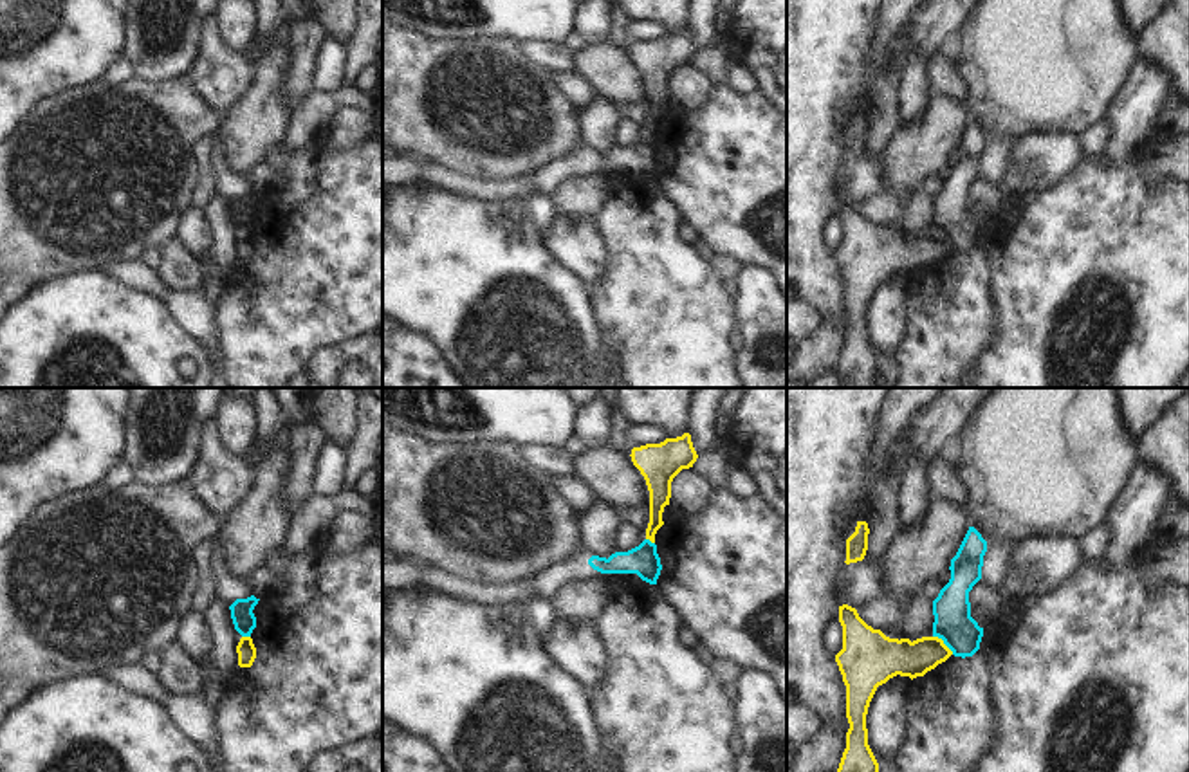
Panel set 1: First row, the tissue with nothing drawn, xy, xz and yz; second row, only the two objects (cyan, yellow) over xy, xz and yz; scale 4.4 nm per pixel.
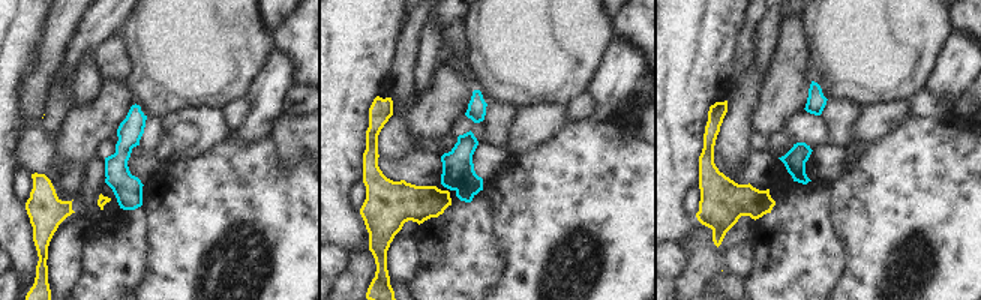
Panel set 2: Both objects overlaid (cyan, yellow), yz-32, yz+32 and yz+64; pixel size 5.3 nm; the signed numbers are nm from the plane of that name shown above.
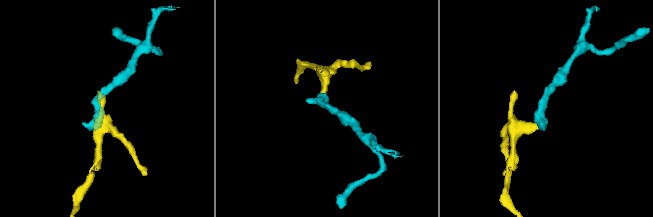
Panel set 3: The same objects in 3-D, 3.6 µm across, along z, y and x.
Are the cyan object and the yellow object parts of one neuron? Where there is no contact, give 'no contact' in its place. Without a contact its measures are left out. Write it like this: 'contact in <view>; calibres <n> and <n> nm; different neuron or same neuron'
contact in yz; calibres 170 and 170 nm; different neuron

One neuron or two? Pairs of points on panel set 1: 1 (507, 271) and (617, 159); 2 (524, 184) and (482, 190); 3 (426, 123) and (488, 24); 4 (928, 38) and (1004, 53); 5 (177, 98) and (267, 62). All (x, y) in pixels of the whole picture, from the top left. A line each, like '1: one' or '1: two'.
1: two
2: one
3: two
4: two
5: two

